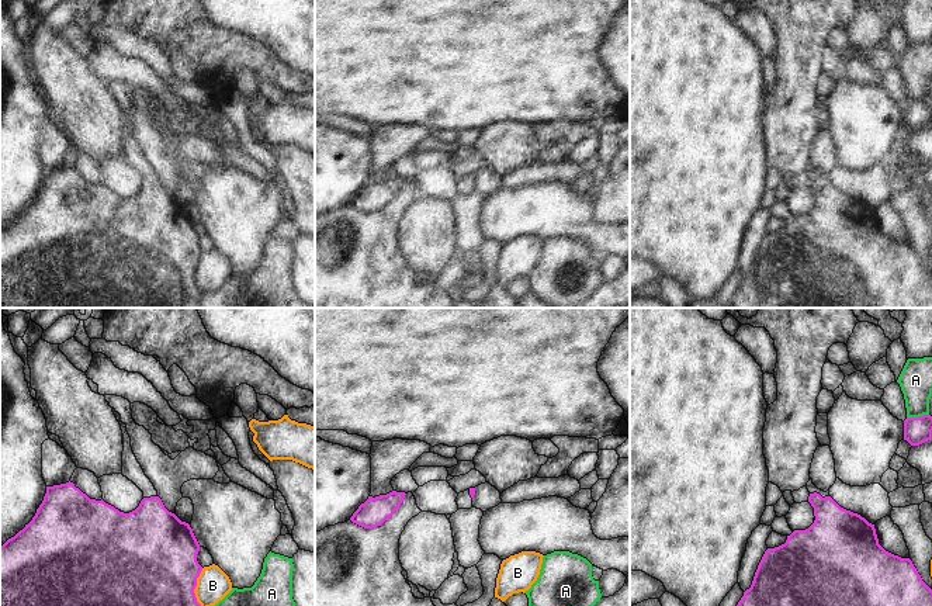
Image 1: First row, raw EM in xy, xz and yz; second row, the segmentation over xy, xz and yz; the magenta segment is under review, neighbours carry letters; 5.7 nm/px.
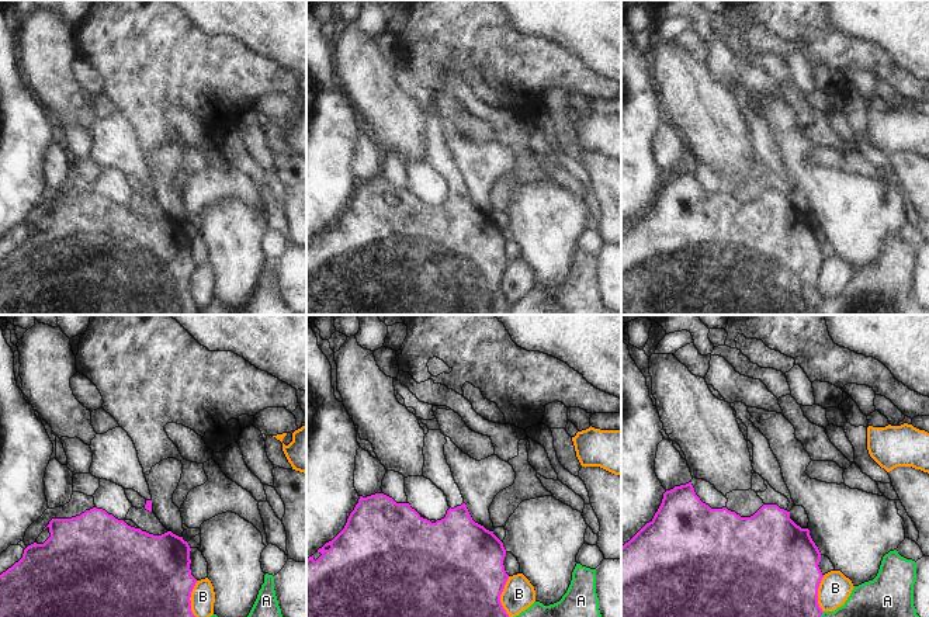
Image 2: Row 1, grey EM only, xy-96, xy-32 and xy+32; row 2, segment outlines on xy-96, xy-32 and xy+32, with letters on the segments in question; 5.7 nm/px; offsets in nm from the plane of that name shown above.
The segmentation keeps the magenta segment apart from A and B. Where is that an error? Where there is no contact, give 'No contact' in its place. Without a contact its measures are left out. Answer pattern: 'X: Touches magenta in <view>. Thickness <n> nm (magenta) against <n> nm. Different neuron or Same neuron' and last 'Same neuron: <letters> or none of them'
A: Touches magenta in yz. Thickness 160 nm (magenta) against 190 nm. Different neuron
B: Touches magenta in xy. Thickness 460 nm (magenta) against 190 nm. Different neuron
Same neuron: none of them

